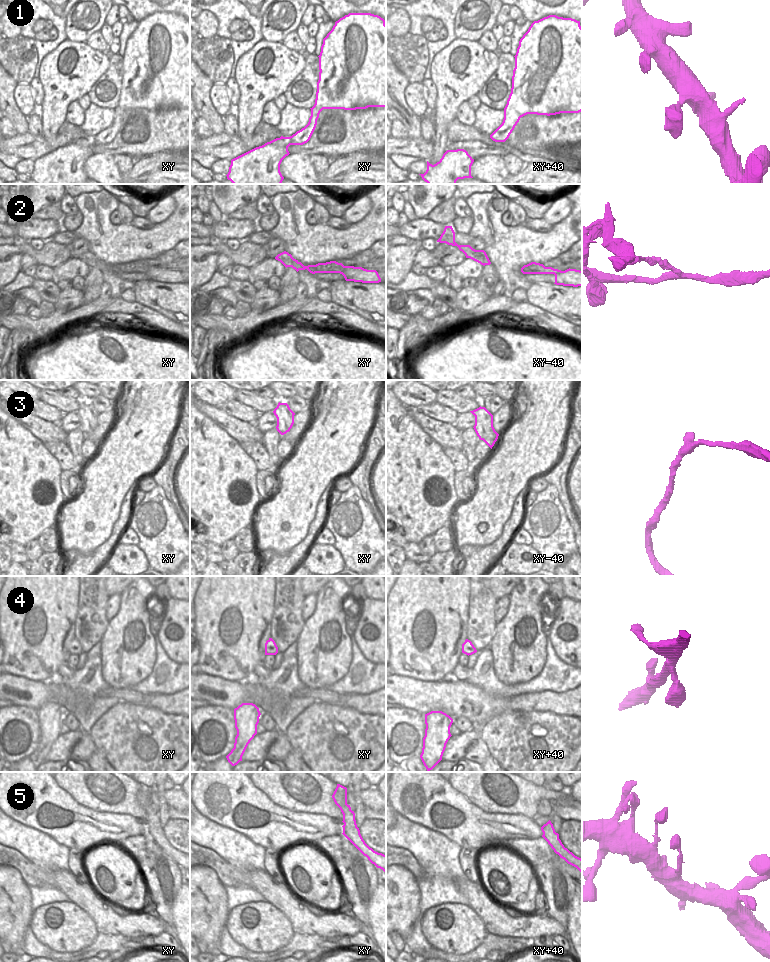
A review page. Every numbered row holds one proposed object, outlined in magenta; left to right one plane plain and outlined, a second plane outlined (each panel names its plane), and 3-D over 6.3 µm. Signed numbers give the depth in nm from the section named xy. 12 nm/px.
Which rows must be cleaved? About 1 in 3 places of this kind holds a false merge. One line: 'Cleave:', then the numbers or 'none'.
Cleave: 2

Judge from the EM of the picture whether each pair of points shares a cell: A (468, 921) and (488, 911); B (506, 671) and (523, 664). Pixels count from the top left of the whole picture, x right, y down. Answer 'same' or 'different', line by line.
A: different
B: same

